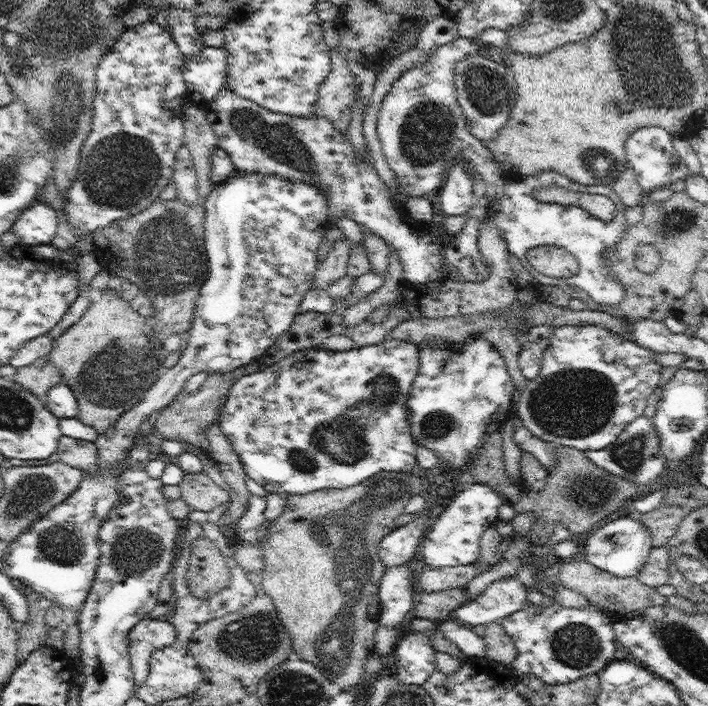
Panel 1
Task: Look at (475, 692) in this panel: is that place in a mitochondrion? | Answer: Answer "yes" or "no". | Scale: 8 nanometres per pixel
no

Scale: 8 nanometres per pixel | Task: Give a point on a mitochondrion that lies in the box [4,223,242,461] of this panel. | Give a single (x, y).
(121, 366)

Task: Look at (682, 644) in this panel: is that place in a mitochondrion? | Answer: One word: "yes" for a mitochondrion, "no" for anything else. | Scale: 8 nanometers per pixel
yes

